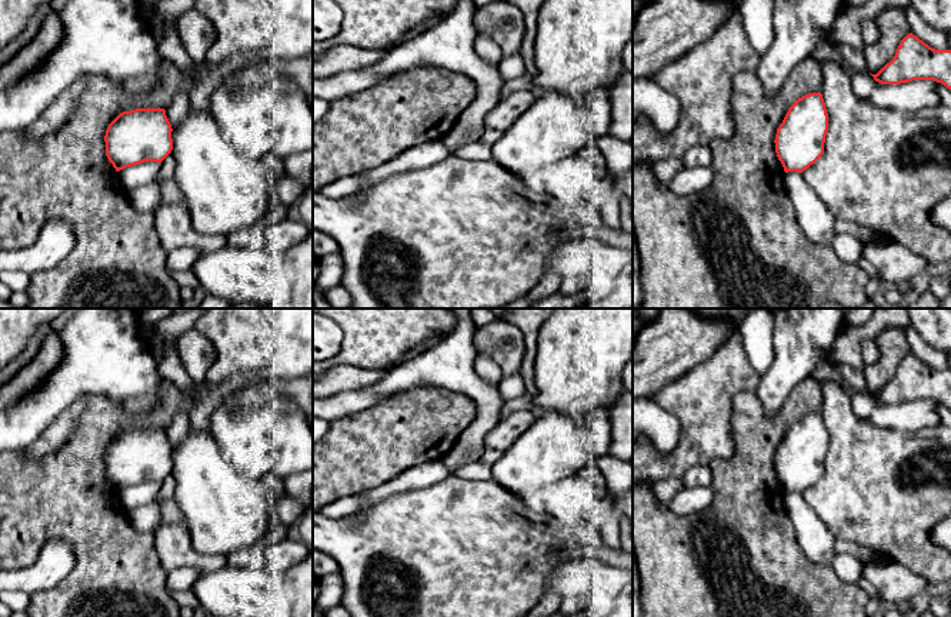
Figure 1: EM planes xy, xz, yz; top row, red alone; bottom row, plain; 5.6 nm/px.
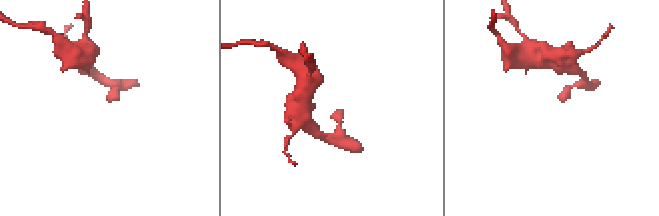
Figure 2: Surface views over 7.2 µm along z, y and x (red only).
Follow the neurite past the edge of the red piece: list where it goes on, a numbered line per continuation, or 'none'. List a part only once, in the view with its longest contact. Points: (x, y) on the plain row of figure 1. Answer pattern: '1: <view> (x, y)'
none

